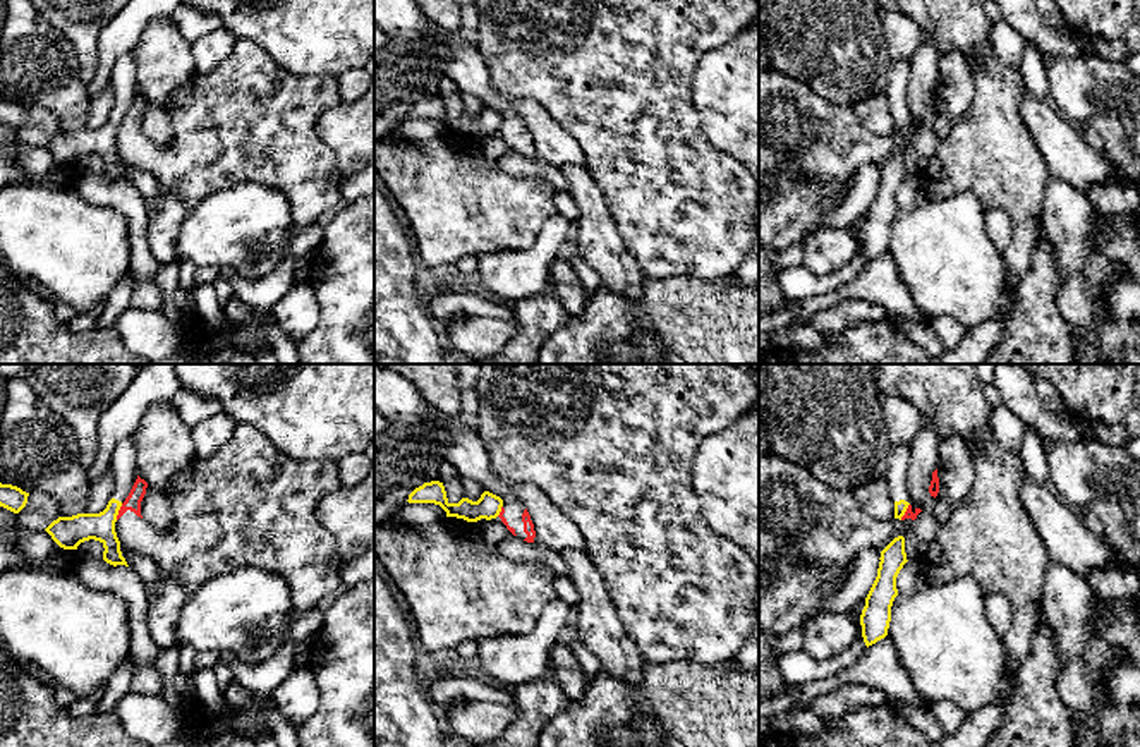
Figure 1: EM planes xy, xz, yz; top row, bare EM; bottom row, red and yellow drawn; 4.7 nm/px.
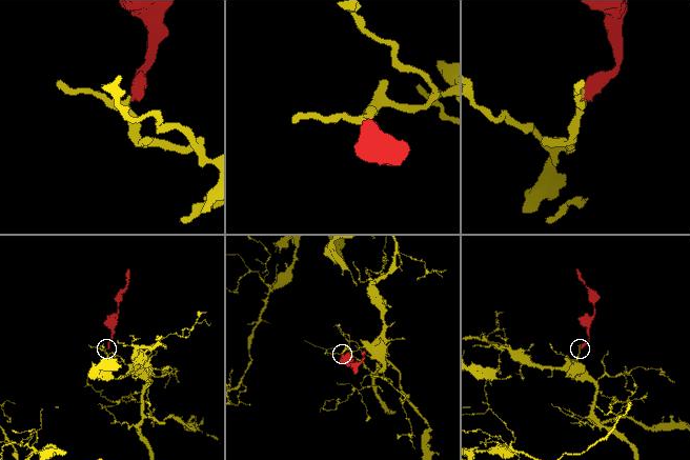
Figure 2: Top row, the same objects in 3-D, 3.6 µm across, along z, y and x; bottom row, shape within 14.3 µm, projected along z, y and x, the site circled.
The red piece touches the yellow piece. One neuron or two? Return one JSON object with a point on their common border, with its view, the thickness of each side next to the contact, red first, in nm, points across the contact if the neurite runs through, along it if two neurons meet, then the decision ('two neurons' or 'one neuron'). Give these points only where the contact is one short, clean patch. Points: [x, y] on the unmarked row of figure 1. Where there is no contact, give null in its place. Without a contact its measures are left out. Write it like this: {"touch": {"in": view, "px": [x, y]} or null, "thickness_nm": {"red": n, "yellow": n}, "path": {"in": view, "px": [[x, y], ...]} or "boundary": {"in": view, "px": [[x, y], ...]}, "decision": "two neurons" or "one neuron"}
{"touch": {"in": "xy", "px": [119, 127]}, "thickness_nm": {"red": 80, "yellow": 140}, "boundary": {"in": "xy", "px": [[122, 119], [115, 134]]}, "decision": "two neurons"}

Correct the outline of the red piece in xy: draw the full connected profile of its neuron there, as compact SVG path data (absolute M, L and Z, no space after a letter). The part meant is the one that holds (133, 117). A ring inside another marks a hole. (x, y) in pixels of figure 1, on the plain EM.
M237 39L230 55L211 72L196 74L179 88L165 110L170 113L173 139L158 146L141 131L148 98L137 91L122 118L115 148L130 167L155 175L165 194L196 204L230 185L258 182L282 191L292 213L288 240L282 251L287 259L292 240L323 211L342 201L337 155L318 136L318 120L342 101L338 77L297 76L283 69L268 52L249 39Z

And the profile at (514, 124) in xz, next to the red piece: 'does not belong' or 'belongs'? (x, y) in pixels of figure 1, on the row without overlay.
belongs

